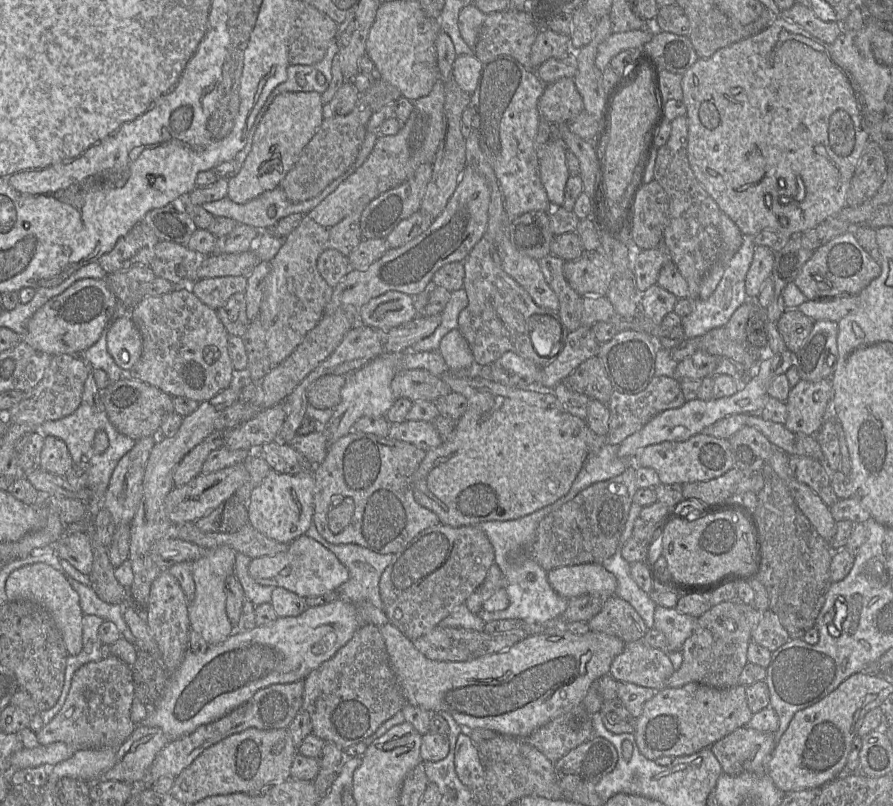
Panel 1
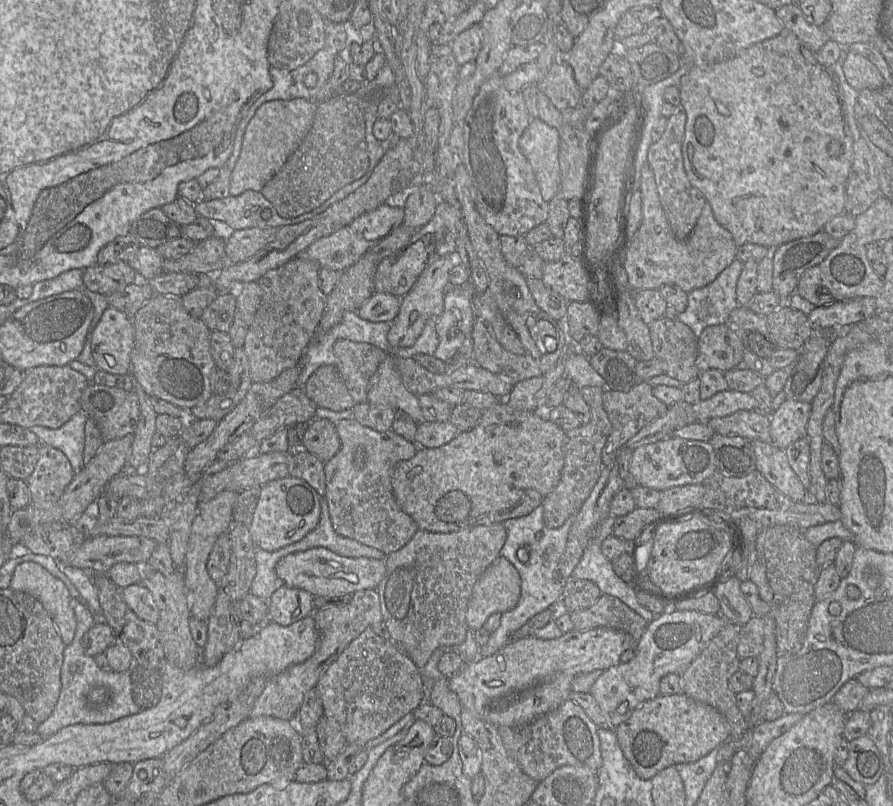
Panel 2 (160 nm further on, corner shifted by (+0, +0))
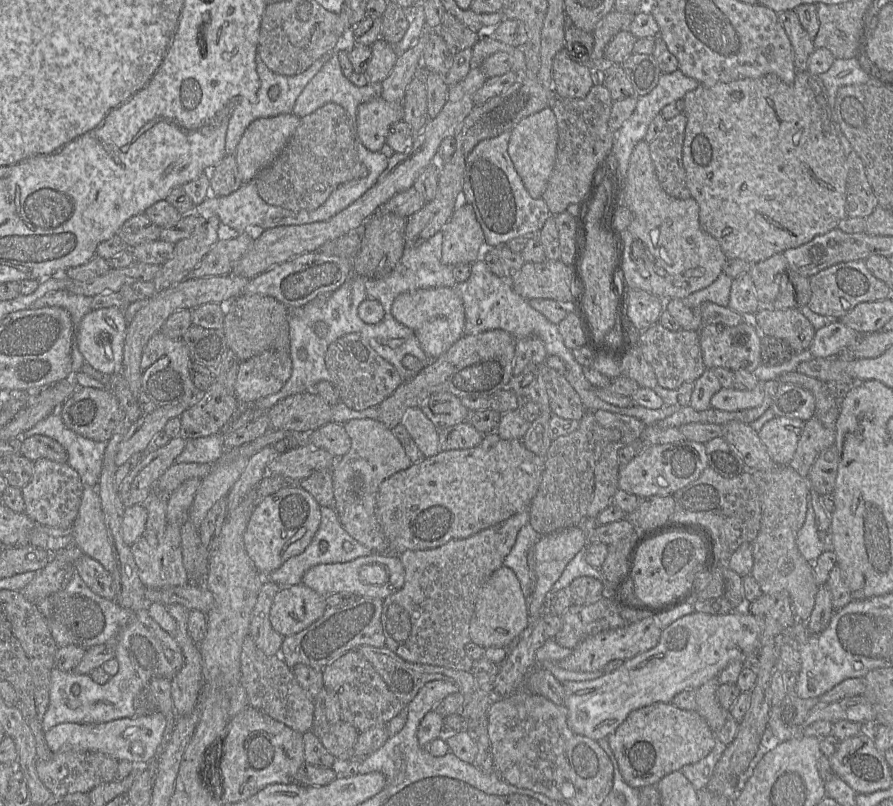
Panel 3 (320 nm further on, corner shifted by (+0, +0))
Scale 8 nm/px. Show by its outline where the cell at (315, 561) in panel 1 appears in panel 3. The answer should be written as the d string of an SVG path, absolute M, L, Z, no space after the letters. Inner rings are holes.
M372 553L344 563L318 564L305 572L301 583L326 597L334 593L384 599L402 588L405 571L399 555Z

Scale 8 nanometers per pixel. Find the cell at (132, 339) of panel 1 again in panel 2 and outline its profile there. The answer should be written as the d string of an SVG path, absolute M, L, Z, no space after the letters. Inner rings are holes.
M109 306L91 336L91 351L97 367L112 374L129 374L133 347L132 318Z

